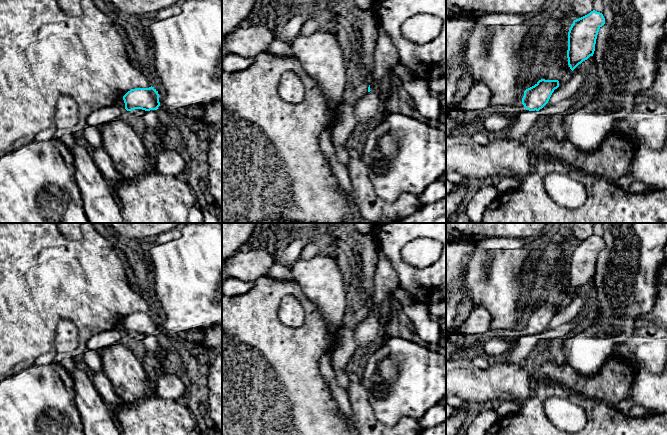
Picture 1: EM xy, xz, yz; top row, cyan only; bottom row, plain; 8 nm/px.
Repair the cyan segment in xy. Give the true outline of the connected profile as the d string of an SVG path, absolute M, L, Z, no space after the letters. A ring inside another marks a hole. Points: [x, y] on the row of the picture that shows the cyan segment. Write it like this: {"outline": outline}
{"outline": "M152 86L131 89L123 96L123 100L127 111L135 109L157 110L160 106L158 91Z"}

